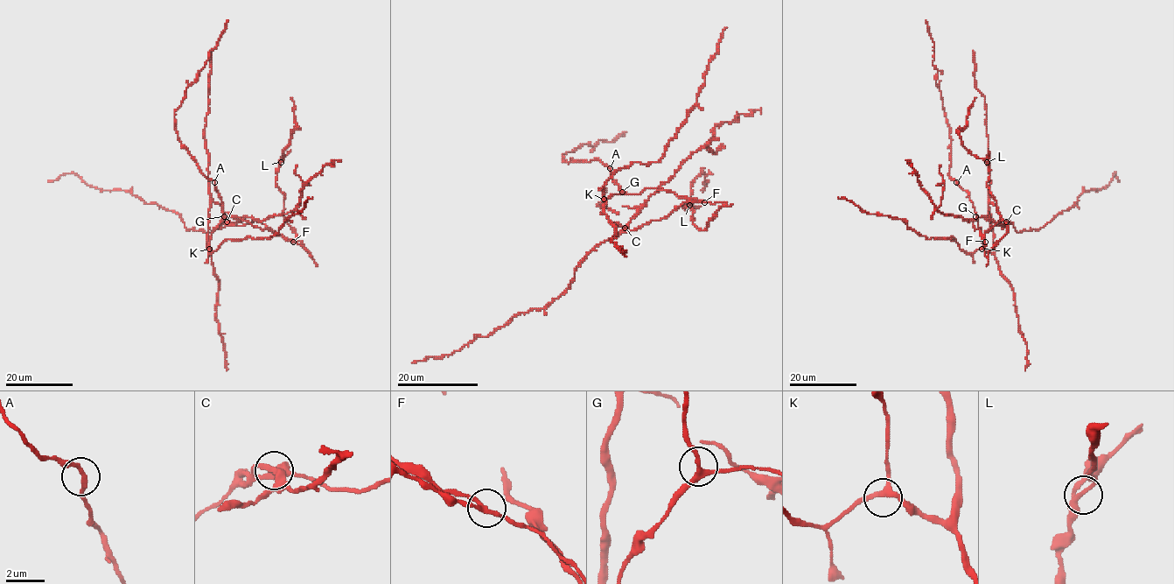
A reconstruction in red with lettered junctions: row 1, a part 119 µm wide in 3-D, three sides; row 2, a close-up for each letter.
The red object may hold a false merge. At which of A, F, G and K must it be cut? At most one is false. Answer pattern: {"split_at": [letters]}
{"split_at": ["F"]}

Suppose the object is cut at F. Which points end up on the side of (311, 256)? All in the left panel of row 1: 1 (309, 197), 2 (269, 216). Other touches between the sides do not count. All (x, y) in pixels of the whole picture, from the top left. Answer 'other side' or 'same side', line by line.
1: other side
2: same side

